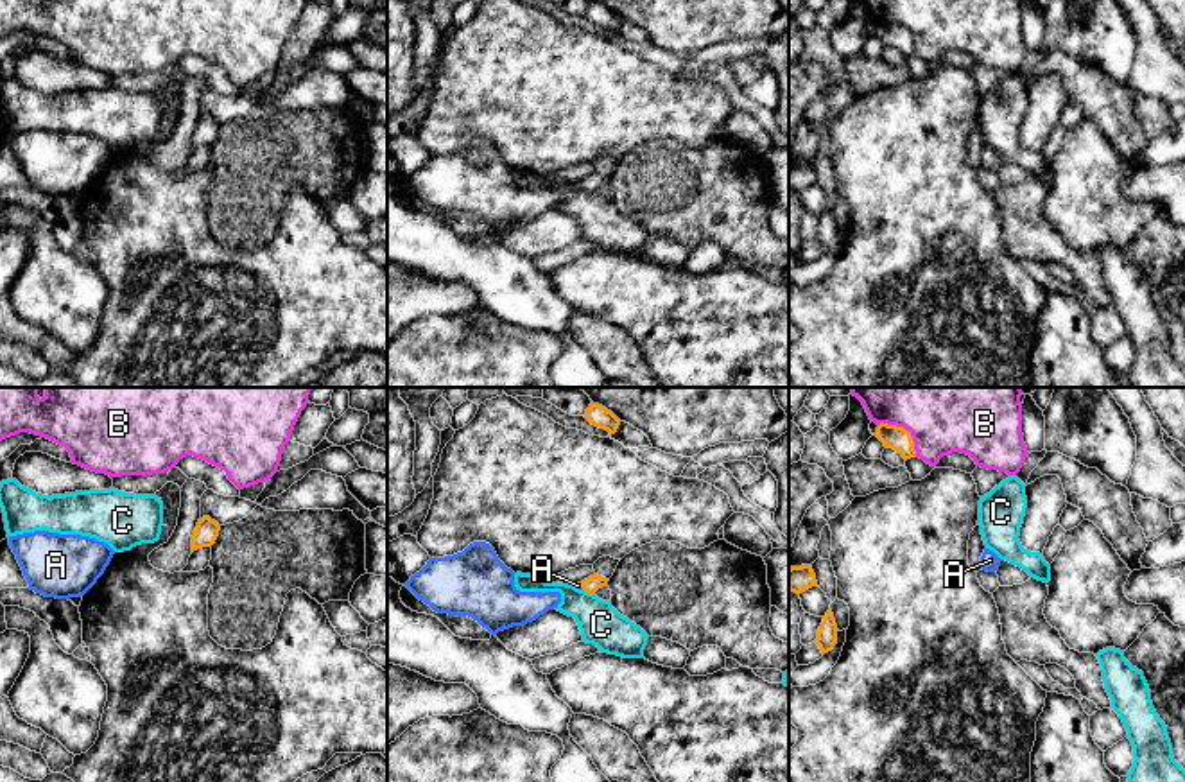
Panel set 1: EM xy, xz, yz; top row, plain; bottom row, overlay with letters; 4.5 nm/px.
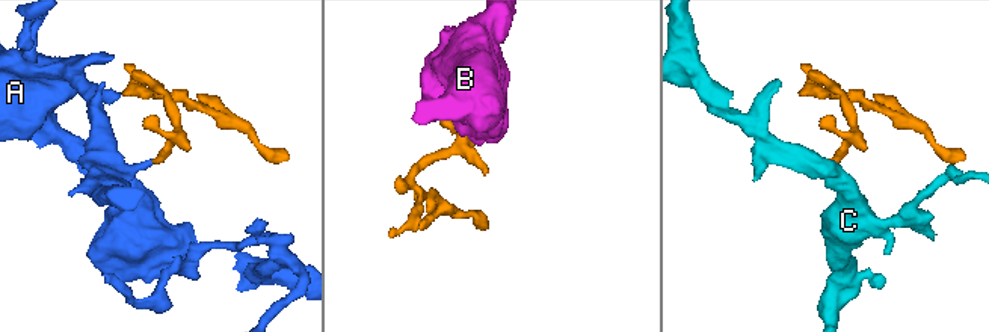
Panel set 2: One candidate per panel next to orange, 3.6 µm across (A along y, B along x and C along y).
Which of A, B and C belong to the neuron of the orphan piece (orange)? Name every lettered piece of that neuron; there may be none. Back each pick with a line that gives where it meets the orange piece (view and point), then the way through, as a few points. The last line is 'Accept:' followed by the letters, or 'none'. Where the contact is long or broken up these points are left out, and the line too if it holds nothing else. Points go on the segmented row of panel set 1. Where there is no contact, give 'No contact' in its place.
A: Touches orange at xz (581, 587)
Accept: A

